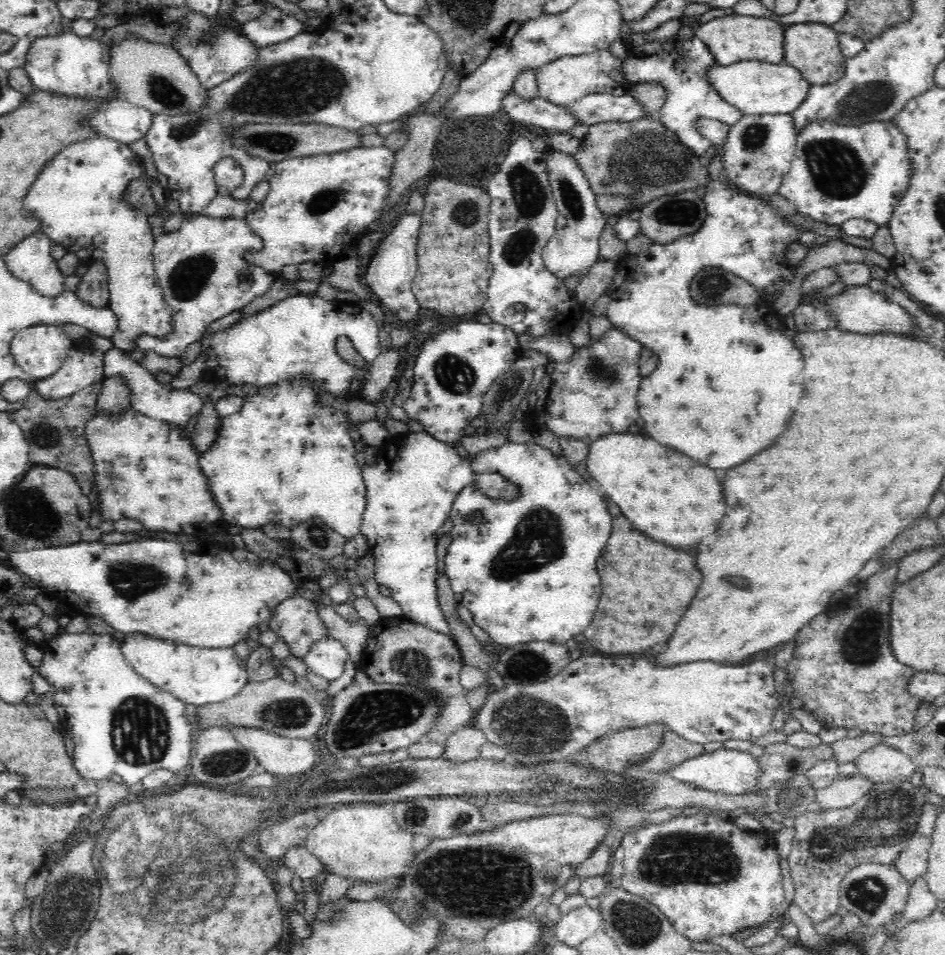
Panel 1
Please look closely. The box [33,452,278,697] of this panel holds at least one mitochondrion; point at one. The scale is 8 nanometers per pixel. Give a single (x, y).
(129, 580)

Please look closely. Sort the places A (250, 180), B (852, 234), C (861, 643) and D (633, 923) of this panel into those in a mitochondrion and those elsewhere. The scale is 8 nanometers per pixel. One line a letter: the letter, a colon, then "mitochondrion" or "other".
A: other
B: other
C: mitochondrion
D: mitochondrion

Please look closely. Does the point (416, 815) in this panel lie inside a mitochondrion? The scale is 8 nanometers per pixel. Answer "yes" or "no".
yes

